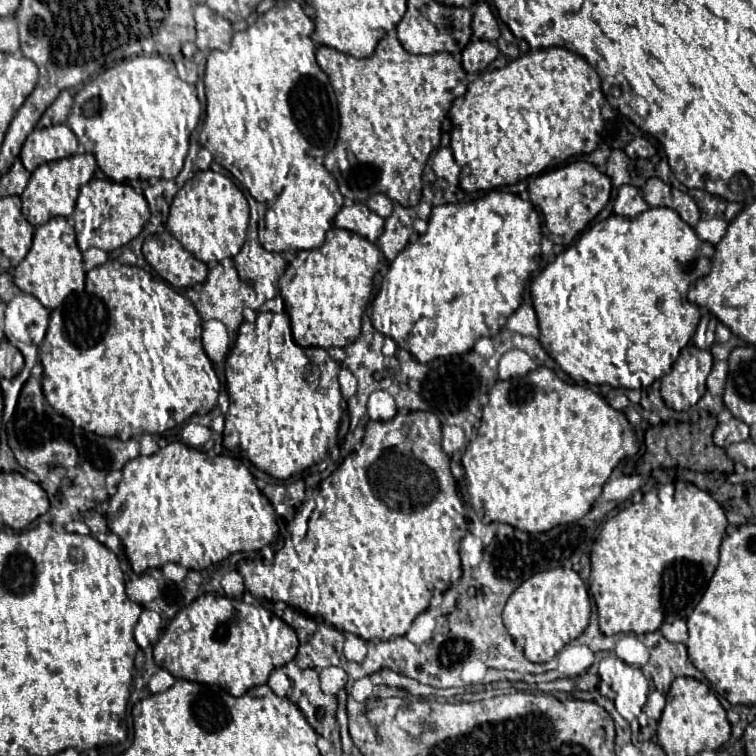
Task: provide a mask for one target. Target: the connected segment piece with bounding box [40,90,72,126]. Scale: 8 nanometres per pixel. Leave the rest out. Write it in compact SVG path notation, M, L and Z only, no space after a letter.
M64 90L54 104L44 112L40 126L52 126L52 124L64 124L72 108L72 95L68 90Z

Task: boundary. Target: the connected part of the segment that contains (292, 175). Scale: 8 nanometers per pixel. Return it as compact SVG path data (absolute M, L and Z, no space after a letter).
M310 156L296 158L290 166L286 186L274 202L274 206L270 206L266 212L263 247L268 252L320 248L342 204L344 198L338 190L338 184L326 168Z

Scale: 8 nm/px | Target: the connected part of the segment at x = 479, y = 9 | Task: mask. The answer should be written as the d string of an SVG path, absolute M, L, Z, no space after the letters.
M482 2L474 8L472 32L474 32L474 38L480 38L480 40L496 40L500 36L498 22L486 2Z

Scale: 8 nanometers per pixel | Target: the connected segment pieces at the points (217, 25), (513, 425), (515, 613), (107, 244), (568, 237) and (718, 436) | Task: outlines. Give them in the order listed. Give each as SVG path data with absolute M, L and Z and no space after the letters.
M204 4L196 8L196 46L202 52L228 50L232 34L234 30L224 16Z
M538 366L522 378L498 380L488 396L490 402L484 406L484 422L480 420L478 436L468 444L462 456L468 494L482 502L484 522L504 522L528 534L576 522L586 516L598 500L616 464L639 450L636 434L624 412L614 410L588 386L560 380L546 366Z
M572 568L536 572L512 592L504 606L502 620L530 662L550 662L556 652L586 630L590 620L588 588Z
M94 178L86 186L82 186L78 200L76 200L76 210L72 214L78 248L82 252L92 246L102 248L104 252L116 250L128 244L132 238L136 238L142 226L148 222L148 218L150 218L150 210L148 210L148 202L144 194L136 192L128 184Z
M576 160L532 178L528 184L528 194L530 202L538 206L540 212L544 214L544 228L546 228L544 234L554 244L570 246L574 244L576 236L588 226L588 222L608 204L612 194L612 182L594 164Z
M732 418L726 424L718 424L716 430L714 430L714 444L720 446L720 448L728 448L730 444L742 442L742 440L748 440L748 438L750 438L748 426L738 418Z

